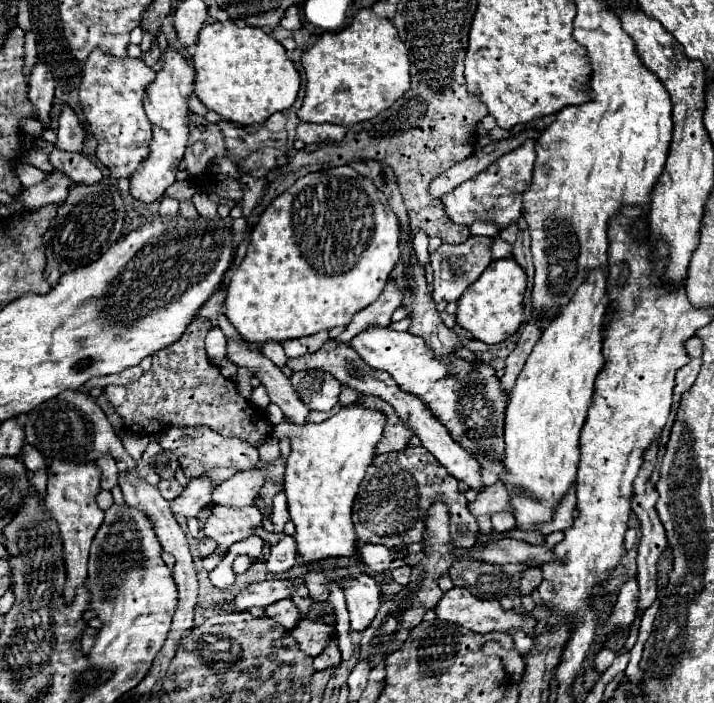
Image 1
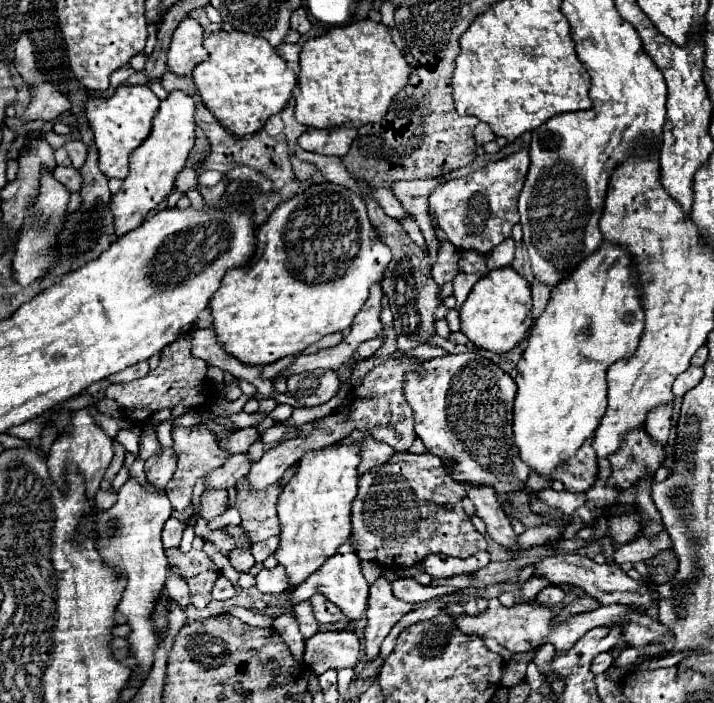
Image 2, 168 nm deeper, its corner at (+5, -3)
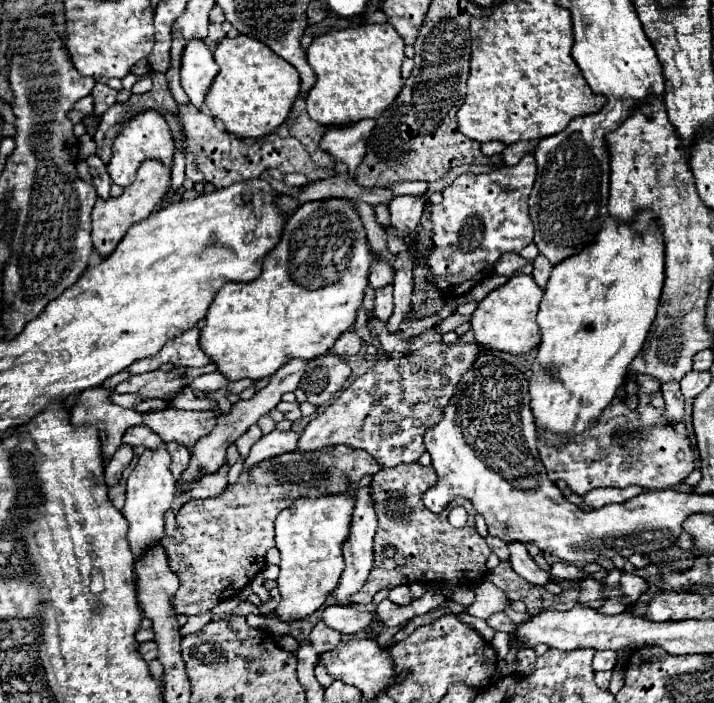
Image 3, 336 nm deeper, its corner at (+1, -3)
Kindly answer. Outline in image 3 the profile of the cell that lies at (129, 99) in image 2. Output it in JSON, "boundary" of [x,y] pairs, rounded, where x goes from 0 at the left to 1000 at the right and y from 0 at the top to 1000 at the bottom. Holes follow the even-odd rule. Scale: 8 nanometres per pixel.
{"boundary":[[[199,159],[174,176],[171,188],[160,199],[157,228],[151,230],[151,248],[160,262],[176,267],[190,256],[190,245],[202,228],[224,228],[235,239],[241,239],[244,228],[244,199],[232,171],[221,159]]]}

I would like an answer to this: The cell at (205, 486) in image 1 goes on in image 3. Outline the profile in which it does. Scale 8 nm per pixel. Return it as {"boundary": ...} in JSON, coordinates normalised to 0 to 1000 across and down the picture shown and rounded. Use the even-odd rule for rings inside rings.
{"boundary":[[[381,612],[375,620],[370,617],[353,634],[350,649],[342,657],[342,669],[364,660],[373,651],[381,651],[381,649],[389,649],[389,646],[398,646],[398,643],[412,643],[417,637],[417,623],[420,623],[420,617],[409,615],[409,612],[403,612],[403,615]]]}

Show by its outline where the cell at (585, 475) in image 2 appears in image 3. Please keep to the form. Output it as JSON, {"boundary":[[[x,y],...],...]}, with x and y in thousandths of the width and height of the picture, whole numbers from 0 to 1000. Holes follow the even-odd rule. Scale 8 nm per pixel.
{"boundary":[[[913,535],[891,538],[899,538],[894,580],[885,583],[874,572],[860,569],[824,612],[812,620],[793,623],[787,634],[770,637],[770,632],[754,626],[756,651],[773,686],[790,683],[801,700],[818,706],[832,694],[877,694],[885,688],[896,688],[908,697],[933,697],[961,683],[972,669],[972,640],[964,612],[955,600],[938,600],[930,592],[927,546],[919,538],[913,541]]]}

